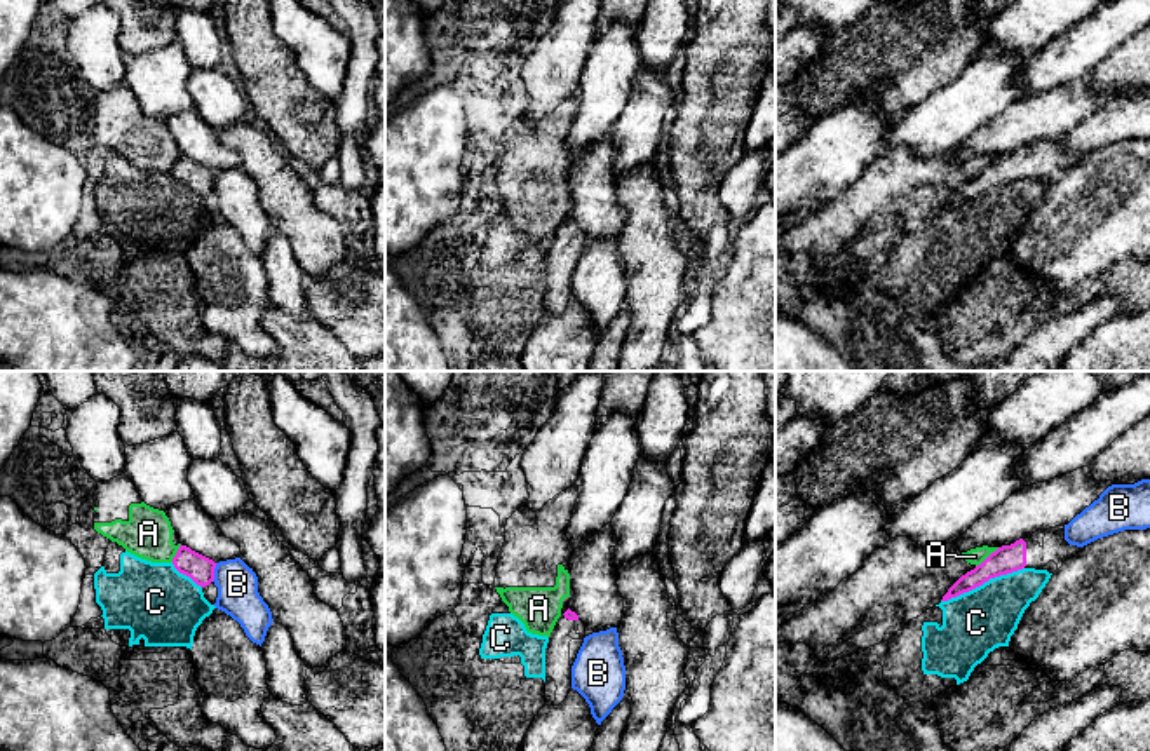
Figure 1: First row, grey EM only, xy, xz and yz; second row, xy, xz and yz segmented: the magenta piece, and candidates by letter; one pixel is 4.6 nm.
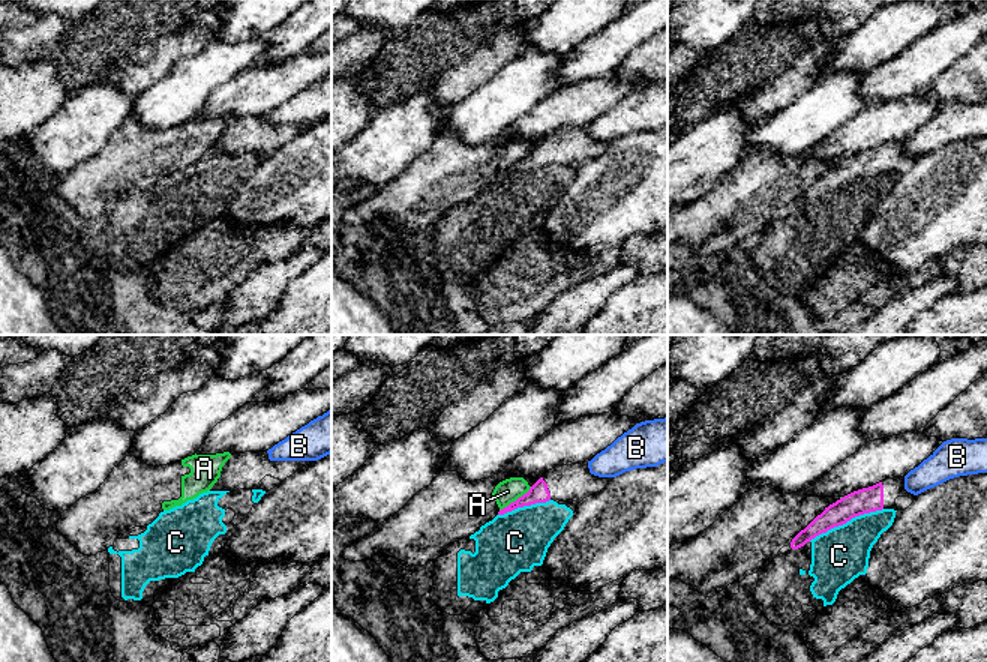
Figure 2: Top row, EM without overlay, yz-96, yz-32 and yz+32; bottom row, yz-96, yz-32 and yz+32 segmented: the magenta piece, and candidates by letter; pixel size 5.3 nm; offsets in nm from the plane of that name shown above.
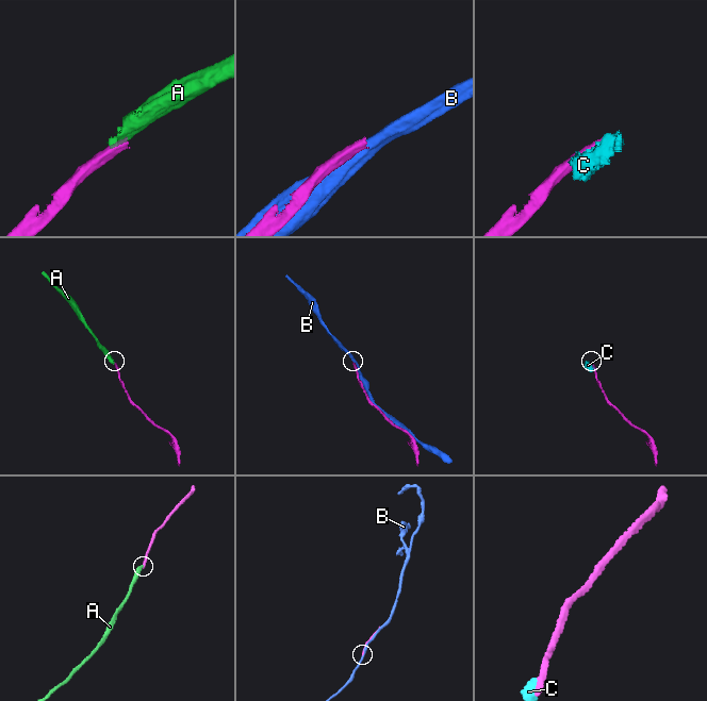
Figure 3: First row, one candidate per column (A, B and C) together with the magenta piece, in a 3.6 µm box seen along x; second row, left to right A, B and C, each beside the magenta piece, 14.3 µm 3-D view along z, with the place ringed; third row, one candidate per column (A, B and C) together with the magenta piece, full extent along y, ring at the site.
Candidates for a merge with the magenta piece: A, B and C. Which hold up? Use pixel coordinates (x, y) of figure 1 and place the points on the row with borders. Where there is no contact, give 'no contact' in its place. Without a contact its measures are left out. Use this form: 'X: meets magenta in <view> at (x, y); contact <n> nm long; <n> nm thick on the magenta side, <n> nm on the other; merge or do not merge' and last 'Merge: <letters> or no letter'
A: meets magenta in yz at (988, 556); contact 140 nm long; 130 nm thick on the magenta side, 80 nm on the other; do not merge
B: meets magenta in xy at (213, 572); contact 90 nm long; 120 nm thick on the magenta side, 190 nm on the other; do not merge
C: meets magenta in yz at (981, 584); contact 420 nm long; 130 nm thick on the magenta side, 300 nm on the other; do not merge
Merge: no letter

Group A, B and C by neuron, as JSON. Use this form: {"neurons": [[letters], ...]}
{"neurons": [["A"], ["B"], ["C"]]}

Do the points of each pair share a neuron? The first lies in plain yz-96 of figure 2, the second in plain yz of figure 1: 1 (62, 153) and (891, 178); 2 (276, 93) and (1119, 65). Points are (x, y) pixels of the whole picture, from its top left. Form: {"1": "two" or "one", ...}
{"1": "two", "2": "two"}

